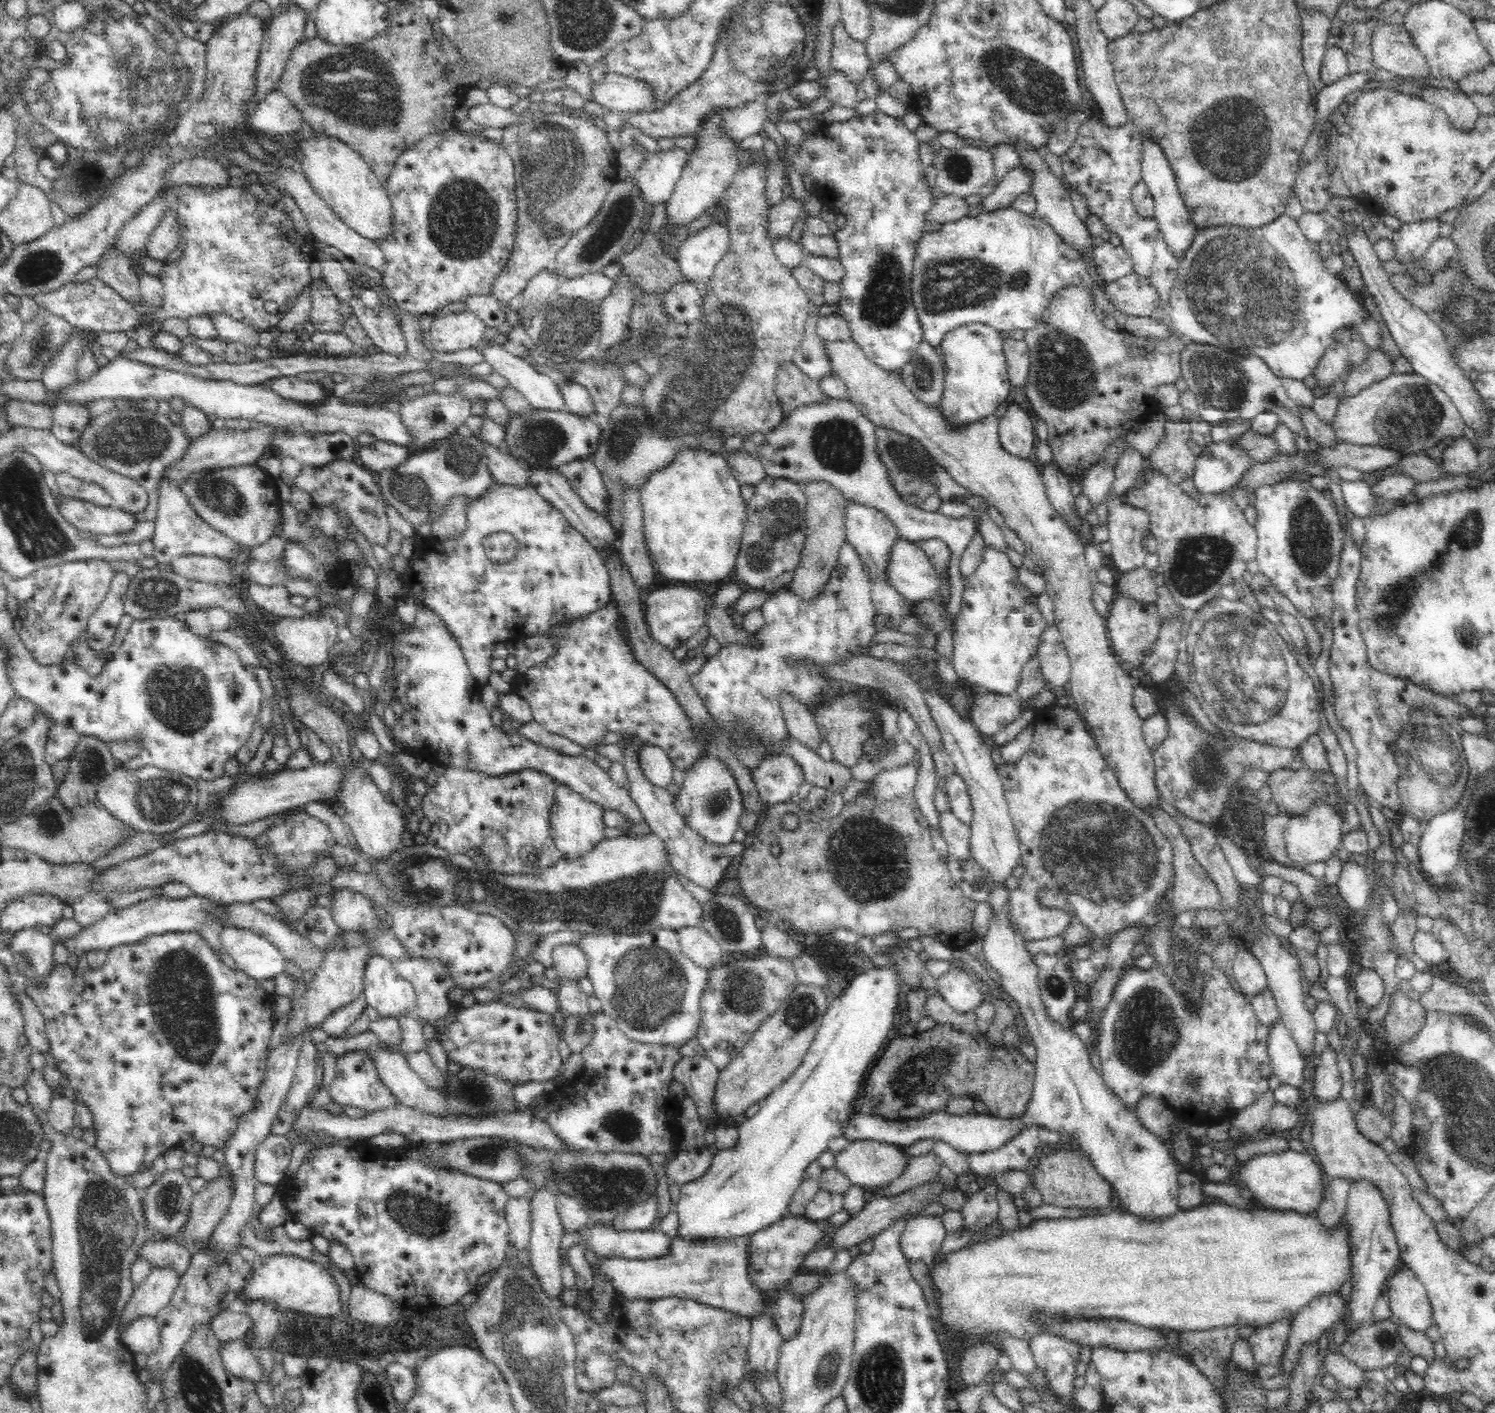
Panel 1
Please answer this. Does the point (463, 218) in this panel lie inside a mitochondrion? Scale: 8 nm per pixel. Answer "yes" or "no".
yes

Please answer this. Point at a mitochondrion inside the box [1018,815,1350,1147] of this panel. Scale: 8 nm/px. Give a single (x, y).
(1150, 1032)

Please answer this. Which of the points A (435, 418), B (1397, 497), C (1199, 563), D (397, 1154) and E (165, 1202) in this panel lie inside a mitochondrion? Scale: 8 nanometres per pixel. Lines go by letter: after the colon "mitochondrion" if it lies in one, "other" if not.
A: mitochondrion
B: other
C: mitochondrion
D: other
E: mitochondrion

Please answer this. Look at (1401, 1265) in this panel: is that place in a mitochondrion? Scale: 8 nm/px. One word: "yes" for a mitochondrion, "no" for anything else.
no

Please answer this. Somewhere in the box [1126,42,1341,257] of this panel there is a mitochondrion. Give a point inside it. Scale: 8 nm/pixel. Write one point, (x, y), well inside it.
(1232, 142)

